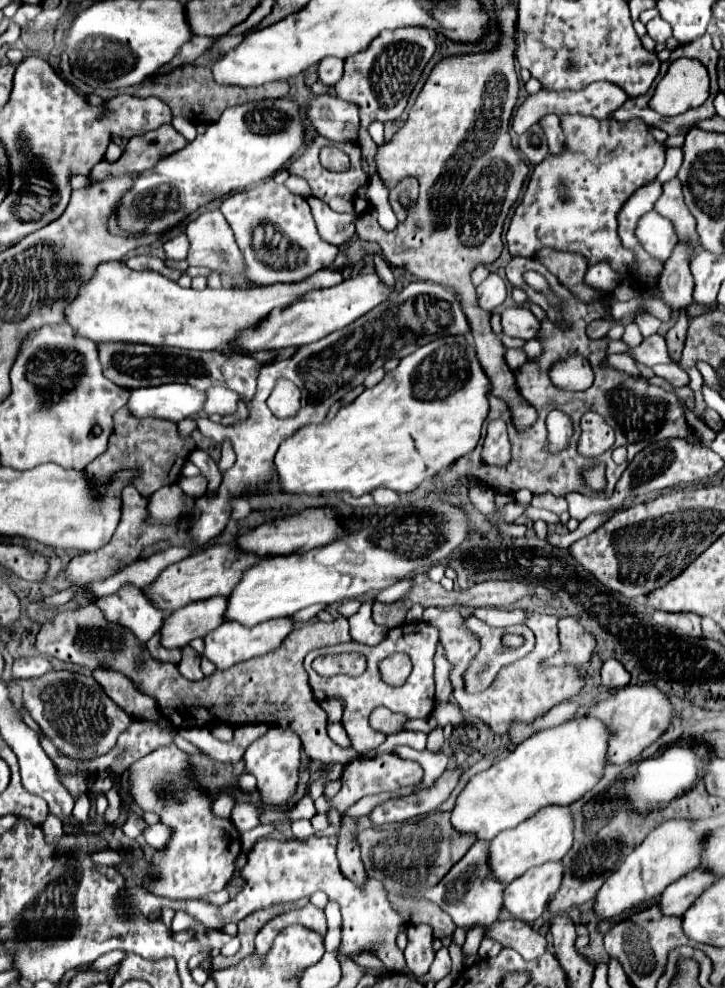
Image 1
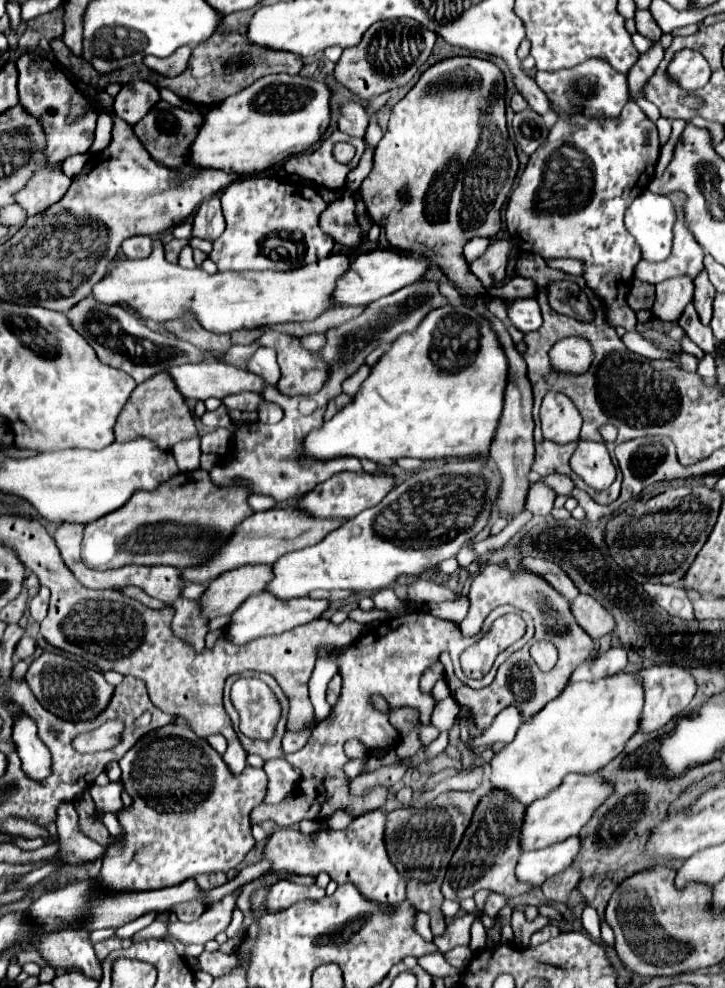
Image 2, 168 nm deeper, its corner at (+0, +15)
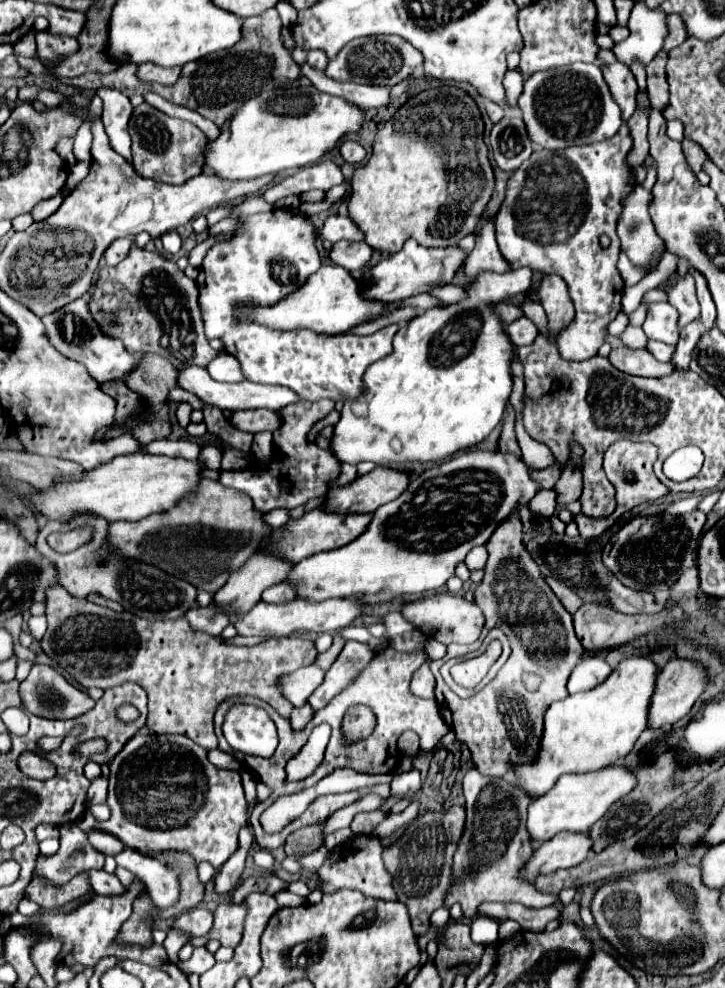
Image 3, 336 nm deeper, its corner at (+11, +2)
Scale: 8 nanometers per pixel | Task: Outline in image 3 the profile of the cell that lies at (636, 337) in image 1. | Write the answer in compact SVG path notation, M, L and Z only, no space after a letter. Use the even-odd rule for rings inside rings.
M622 123L616 137L608 141L600 141L596 145L572 145L560 151L540 151L532 153L520 169L512 173L506 187L506 199L500 205L500 211L494 219L496 225L496 241L504 259L512 265L512 269L530 267L538 273L556 273L560 275L570 291L572 303L576 307L574 321L558 335L560 355L568 361L584 361L598 353L600 345L608 335L608 323L616 319L622 311L620 299L624 289L624 279L616 267L620 239L616 237L616 221L620 217L620 201L632 193L636 187L634 171L628 169L628 153L632 151L632 135L628 133L628 125ZM600 235L610 237L610 247L604 249L600 245Z

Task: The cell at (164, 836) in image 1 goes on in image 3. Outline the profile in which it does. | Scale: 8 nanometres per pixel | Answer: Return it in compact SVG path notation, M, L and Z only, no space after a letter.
M98 777L96 781L92 781L90 789L88 789L88 805L96 805L96 803L104 803L106 801L106 787L108 781L104 777Z

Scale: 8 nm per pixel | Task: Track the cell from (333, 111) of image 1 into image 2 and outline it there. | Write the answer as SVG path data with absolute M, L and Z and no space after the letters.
M345 102L339 116L339 130L349 136L363 138L367 132L367 126L369 126L367 112L357 102Z

